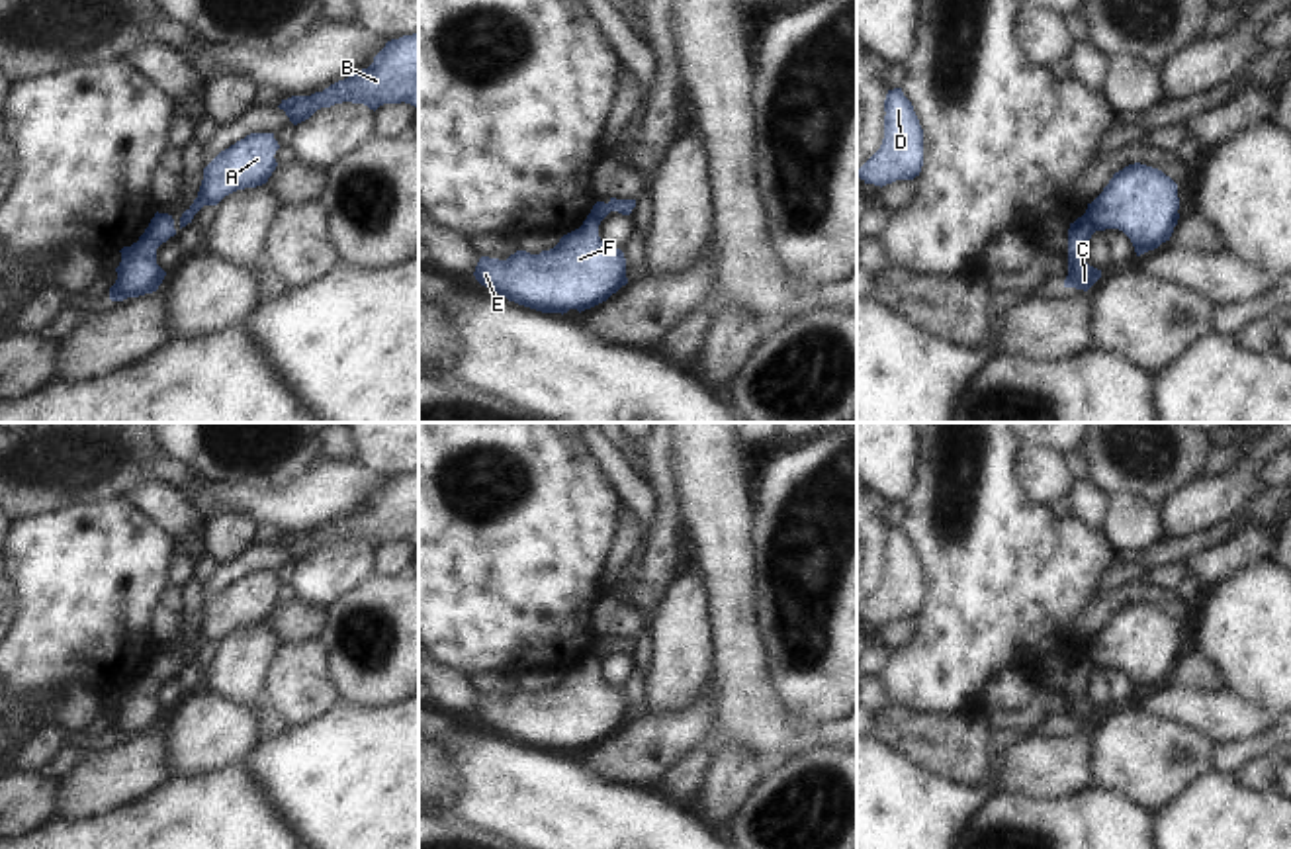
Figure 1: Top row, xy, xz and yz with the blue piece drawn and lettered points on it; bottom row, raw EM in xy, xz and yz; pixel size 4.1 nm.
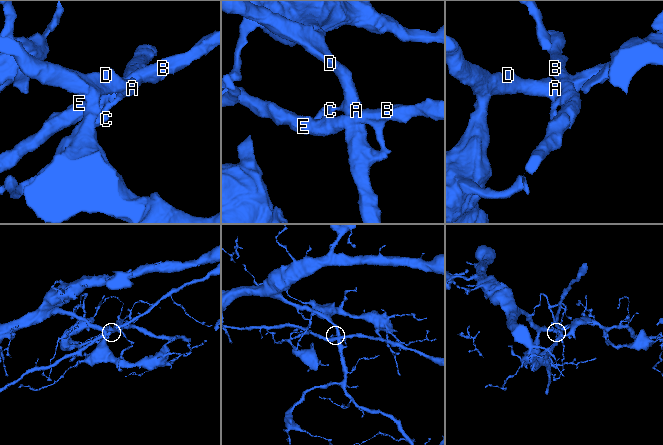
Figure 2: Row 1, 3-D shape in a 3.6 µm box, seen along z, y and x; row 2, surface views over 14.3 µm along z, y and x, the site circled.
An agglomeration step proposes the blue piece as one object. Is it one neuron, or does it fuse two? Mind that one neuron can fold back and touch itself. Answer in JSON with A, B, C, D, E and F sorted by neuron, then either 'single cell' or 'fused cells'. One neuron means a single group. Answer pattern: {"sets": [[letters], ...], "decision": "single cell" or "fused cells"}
{"sets": [["A", "C", "D"], ["B", "E", "F"]], "decision": "fused cells"}

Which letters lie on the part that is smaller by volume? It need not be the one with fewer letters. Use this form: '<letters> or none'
B, E, F

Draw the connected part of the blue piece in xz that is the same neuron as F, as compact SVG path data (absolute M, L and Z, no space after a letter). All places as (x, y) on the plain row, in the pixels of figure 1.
M589 651L579 667L540 693L481 694L473 714L509 739L542 751L591 747L628 722L624 691L601 679L599 663L601 657Z

